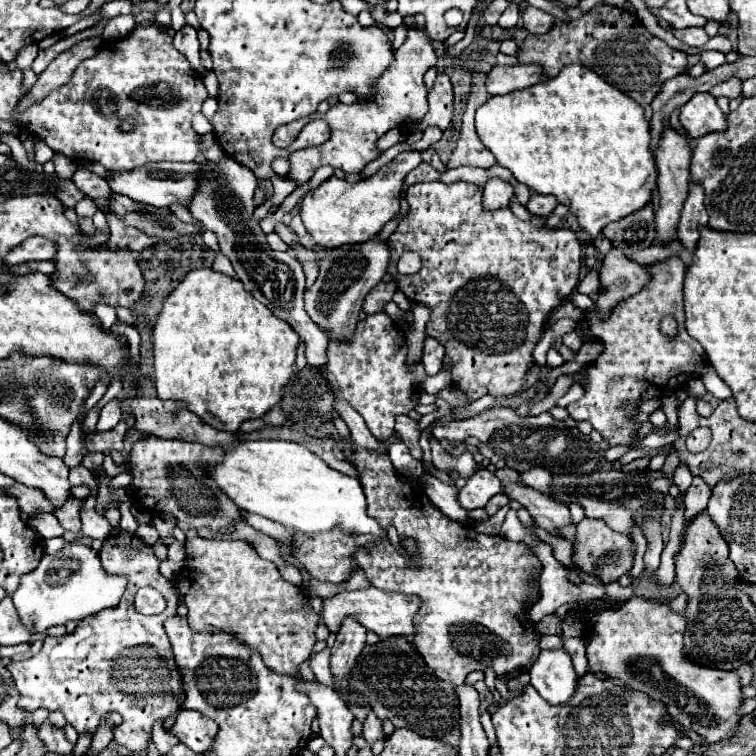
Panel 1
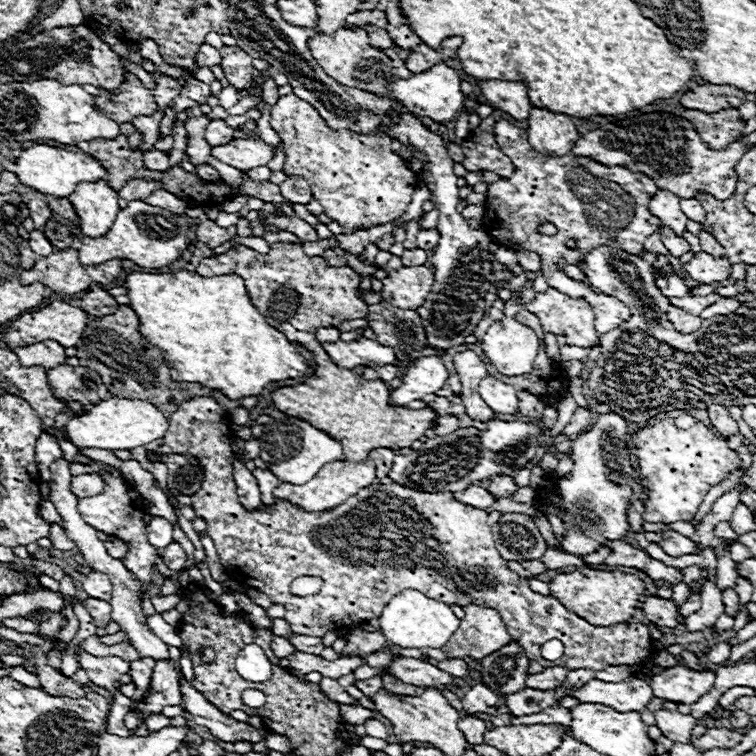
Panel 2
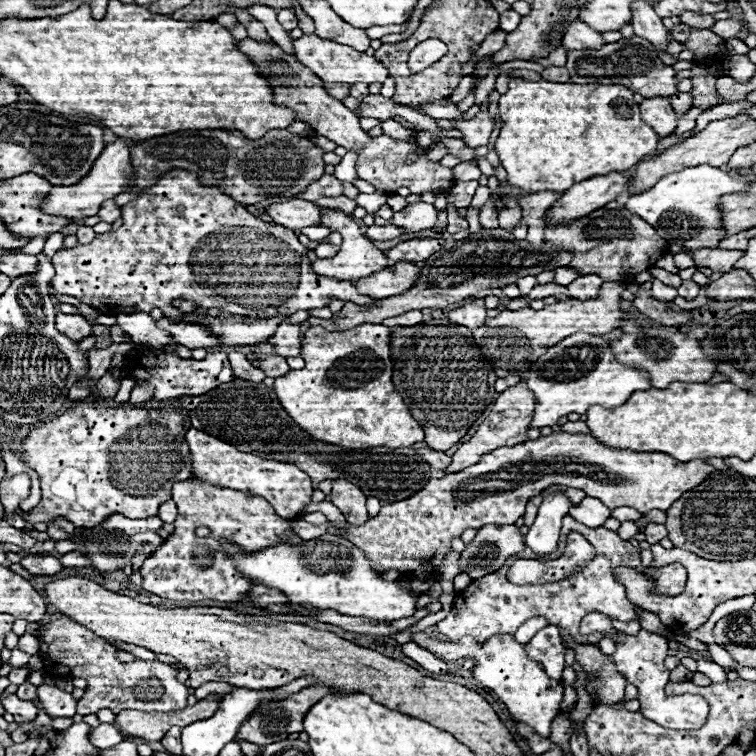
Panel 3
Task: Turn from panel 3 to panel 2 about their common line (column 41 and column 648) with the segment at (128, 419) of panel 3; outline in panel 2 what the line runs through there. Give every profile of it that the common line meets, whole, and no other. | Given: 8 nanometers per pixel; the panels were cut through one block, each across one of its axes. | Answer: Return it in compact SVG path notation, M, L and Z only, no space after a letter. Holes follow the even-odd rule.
M664 418L634 432L632 440L636 446L642 484L650 490L650 498L644 502L646 510L642 518L654 524L690 520L708 490L742 464L738 454L728 448L728 442L718 438L702 422L698 422L690 430L678 430L672 418Z

